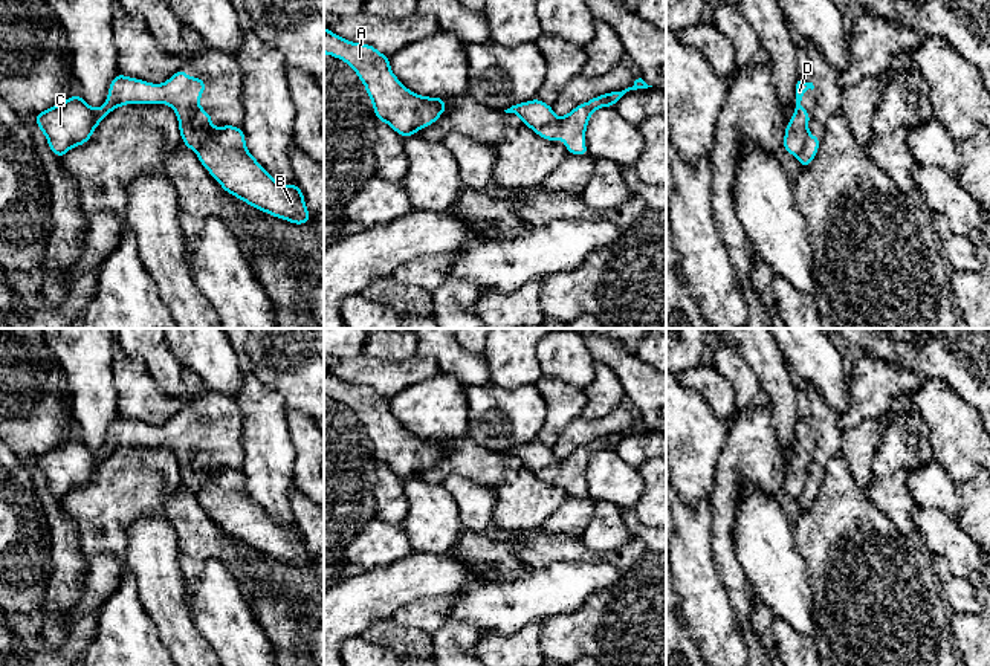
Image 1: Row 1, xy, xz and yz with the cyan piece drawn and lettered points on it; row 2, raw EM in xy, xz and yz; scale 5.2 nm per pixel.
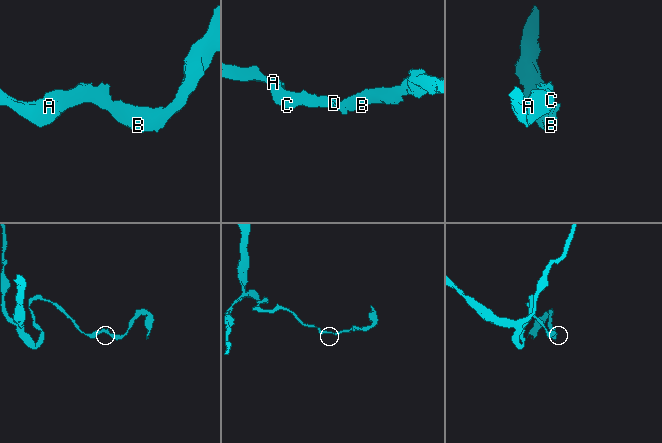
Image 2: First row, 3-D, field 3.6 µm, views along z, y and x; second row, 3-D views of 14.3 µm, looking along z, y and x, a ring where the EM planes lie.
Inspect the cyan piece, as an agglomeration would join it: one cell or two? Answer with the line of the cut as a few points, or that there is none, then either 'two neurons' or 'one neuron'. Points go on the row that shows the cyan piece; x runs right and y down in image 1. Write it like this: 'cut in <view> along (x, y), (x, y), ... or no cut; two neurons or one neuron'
cut in xy along (214, 129), (196, 151); two neurons

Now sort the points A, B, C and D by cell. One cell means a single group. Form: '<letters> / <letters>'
A C D / B

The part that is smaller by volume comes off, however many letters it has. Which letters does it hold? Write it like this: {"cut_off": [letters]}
{"cut_off": ["B"]}

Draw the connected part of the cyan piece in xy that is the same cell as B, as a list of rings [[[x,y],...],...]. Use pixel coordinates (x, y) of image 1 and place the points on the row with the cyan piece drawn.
[[[241,127],[214,128],[202,141],[197,157],[220,186],[234,197],[293,225],[310,223],[298,183],[278,183],[248,151]]]

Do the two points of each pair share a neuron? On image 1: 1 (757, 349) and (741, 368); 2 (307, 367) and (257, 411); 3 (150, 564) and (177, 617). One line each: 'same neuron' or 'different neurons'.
1: different neurons
2: different neurons
3: same neuron

